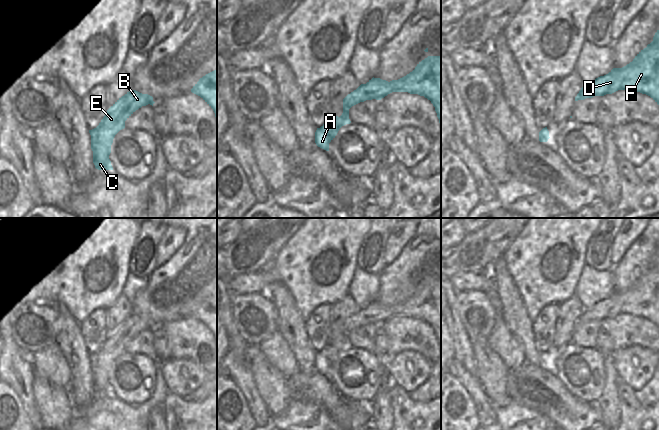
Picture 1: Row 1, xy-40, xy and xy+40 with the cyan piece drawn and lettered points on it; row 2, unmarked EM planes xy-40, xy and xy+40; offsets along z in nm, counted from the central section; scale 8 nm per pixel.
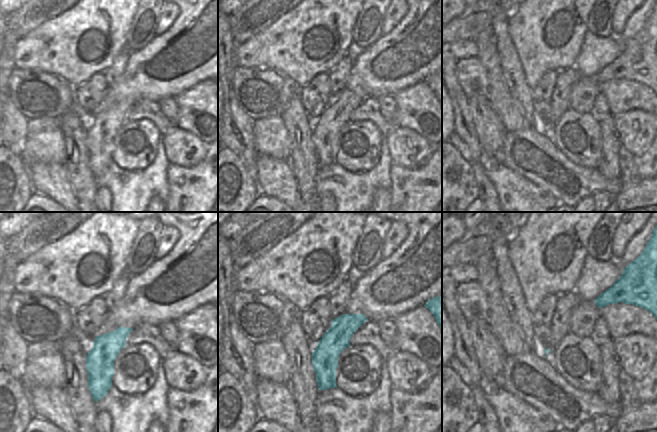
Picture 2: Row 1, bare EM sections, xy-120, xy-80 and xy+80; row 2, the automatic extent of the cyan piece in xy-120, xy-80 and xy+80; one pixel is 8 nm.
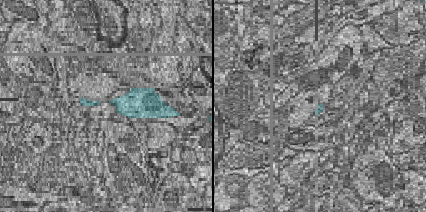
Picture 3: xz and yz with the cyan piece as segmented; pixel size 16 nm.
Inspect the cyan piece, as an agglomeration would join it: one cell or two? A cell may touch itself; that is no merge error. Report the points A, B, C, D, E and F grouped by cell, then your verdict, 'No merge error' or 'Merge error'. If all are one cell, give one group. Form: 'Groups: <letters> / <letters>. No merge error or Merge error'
Groups: A B C D E F. No merge error.

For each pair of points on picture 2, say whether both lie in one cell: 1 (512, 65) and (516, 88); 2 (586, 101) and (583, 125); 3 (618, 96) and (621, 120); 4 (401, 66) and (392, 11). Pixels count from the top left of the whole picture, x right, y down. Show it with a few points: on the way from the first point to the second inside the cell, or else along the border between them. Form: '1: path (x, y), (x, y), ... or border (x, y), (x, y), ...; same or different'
1: path (512, 71), (516, 82); same
2: border (570, 107), (581, 113), (589, 112); different
3: border (643, 110), (621, 111), (612, 116); different
4: border (408, 10), (382, 36); different

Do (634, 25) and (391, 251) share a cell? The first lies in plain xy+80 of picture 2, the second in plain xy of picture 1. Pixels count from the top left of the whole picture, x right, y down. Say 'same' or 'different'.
different

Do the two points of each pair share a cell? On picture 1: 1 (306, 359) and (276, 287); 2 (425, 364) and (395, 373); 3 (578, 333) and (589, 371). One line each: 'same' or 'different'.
1: same
2: same
3: different

